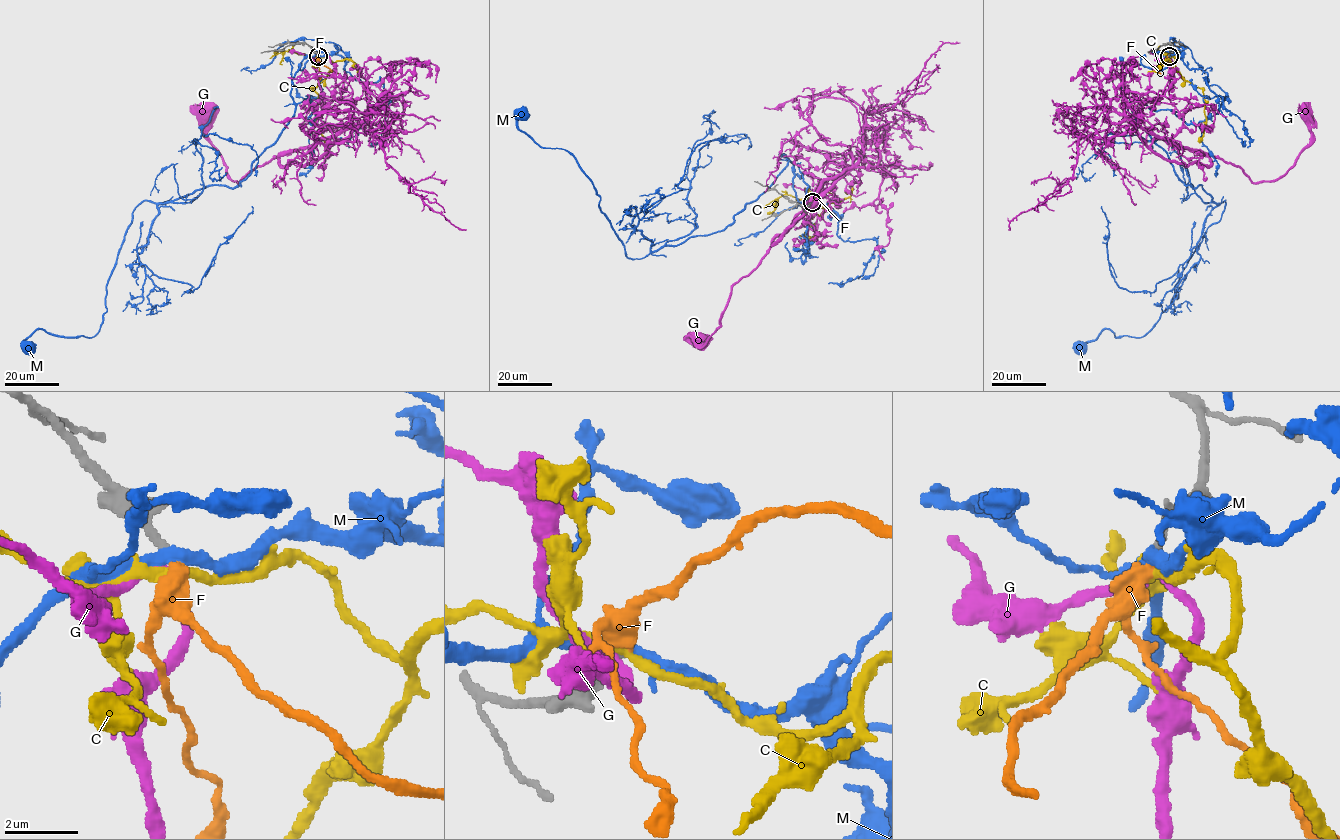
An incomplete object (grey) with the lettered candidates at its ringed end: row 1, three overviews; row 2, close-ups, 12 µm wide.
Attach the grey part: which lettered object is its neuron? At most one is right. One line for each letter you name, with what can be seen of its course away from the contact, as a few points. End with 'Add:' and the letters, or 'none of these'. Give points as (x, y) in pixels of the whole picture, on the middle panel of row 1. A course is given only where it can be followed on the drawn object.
F: via (811, 202), (812, 219)
Add: F

